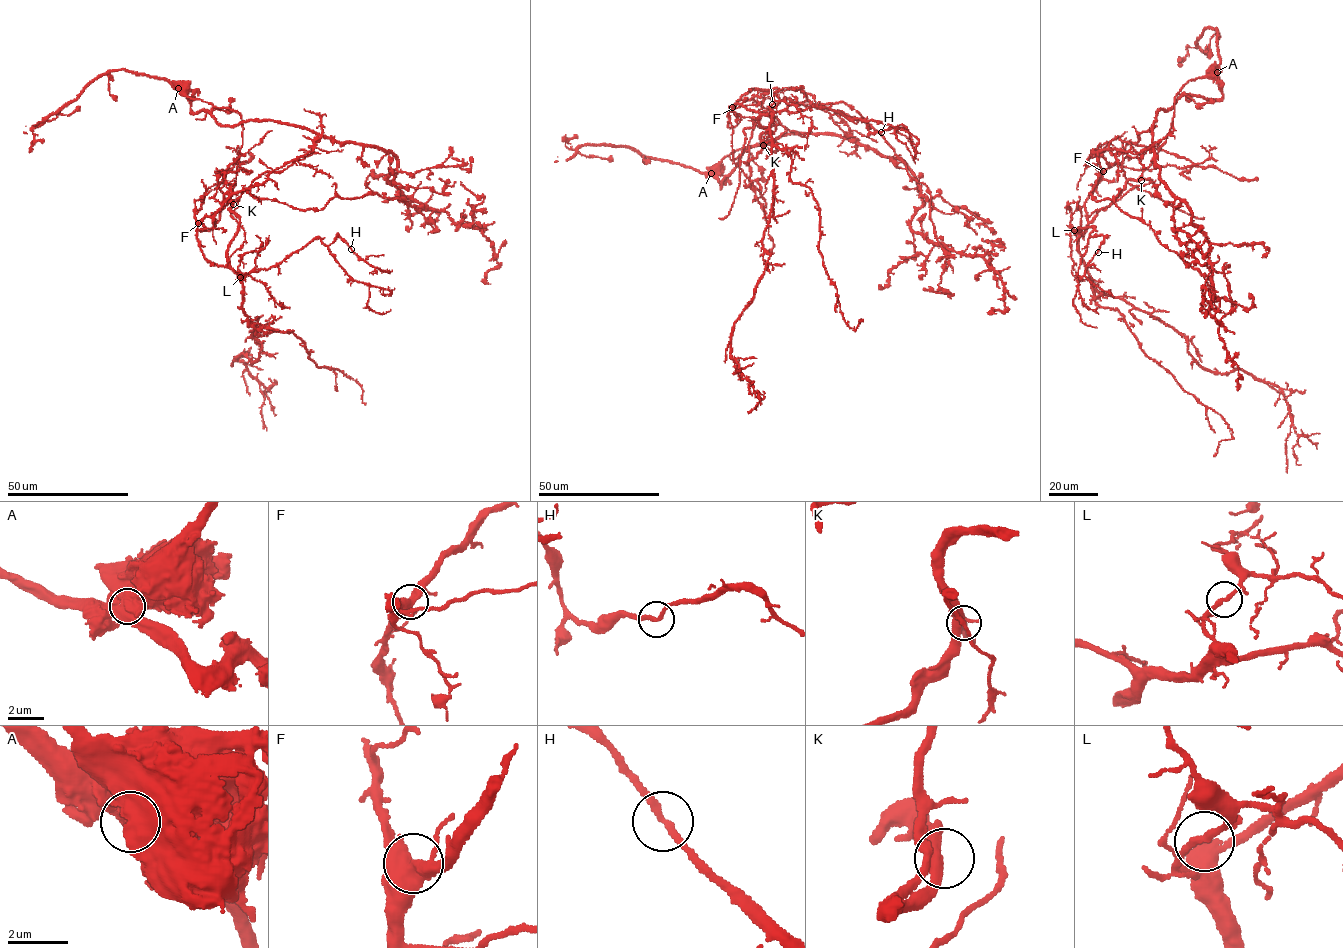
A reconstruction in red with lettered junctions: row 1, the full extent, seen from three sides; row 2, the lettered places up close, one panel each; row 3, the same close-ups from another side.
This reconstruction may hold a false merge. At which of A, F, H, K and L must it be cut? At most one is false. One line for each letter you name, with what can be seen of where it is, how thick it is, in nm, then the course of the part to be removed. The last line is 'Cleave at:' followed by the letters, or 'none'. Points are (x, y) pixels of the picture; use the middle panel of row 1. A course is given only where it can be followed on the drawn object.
A: (711, 173) | 1100 nm | (710, 173), (720, 188), (792, 132), (901, 159), (913, 231), (982, 256), (996, 314)
Cleave at: A

